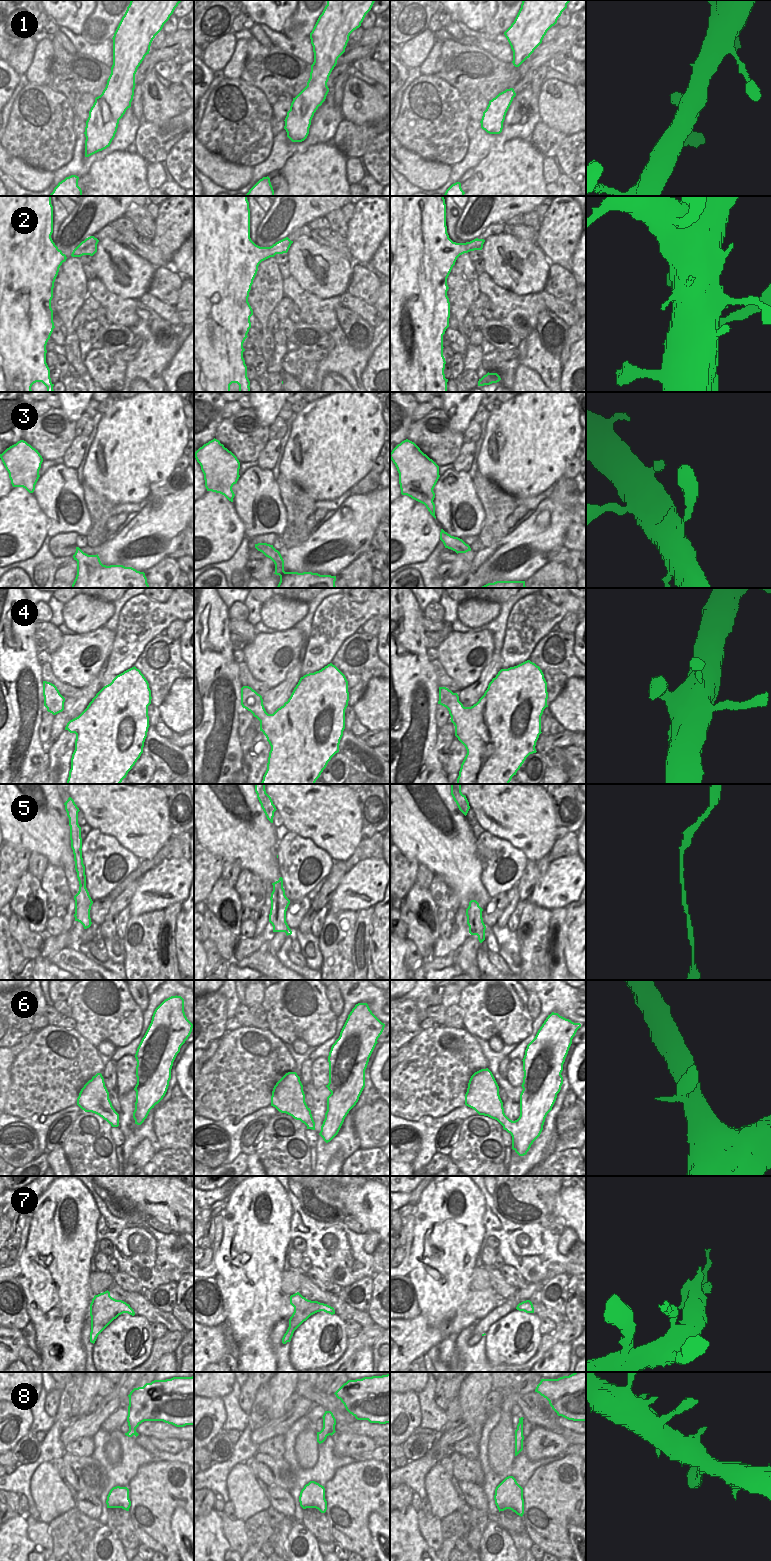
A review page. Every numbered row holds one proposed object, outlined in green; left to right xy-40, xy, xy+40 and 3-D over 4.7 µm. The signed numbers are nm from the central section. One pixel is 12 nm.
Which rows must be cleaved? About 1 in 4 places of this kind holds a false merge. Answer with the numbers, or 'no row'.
no row

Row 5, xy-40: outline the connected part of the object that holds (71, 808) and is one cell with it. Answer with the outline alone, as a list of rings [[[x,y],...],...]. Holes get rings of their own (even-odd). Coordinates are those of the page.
[[[69,797],[64,803],[67,816],[69,818],[70,826],[70,840],[71,848],[74,854],[75,870],[77,872],[77,878],[79,881],[79,891],[74,896],[75,900],[75,921],[80,922],[84,929],[91,926],[90,910],[93,901],[86,888],[86,875],[85,866],[82,858],[82,838],[81,827],[78,824],[78,812],[80,811],[74,800]]]

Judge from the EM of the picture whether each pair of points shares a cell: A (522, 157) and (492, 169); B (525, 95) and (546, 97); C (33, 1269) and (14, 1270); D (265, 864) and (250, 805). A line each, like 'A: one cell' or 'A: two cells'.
A: one cell
B: two cells
C: two cells
D: one cell

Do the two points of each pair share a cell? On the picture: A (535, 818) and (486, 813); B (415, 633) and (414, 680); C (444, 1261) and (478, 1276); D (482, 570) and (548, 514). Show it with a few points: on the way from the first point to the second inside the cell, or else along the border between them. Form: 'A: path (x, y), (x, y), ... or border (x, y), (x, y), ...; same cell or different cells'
A: path (523, 814), (498, 813); same cell
B: path (415, 645), (415, 650), (419, 654), (417, 668); same cell
C: border (476, 1265), (471, 1276), (471, 1289); different cells
D: path (498, 556), (516, 546), (532, 530); same cell

